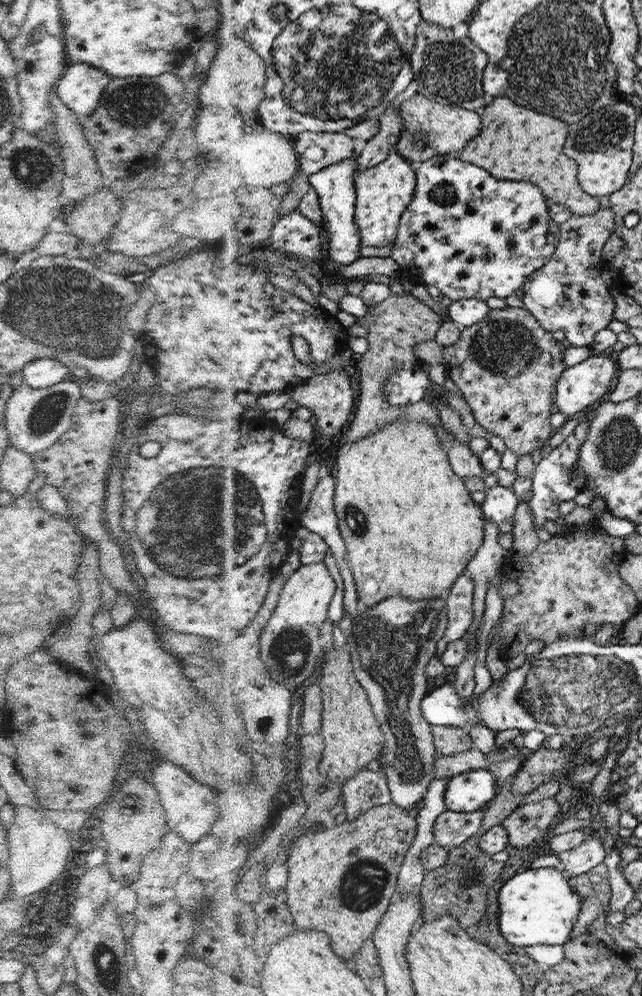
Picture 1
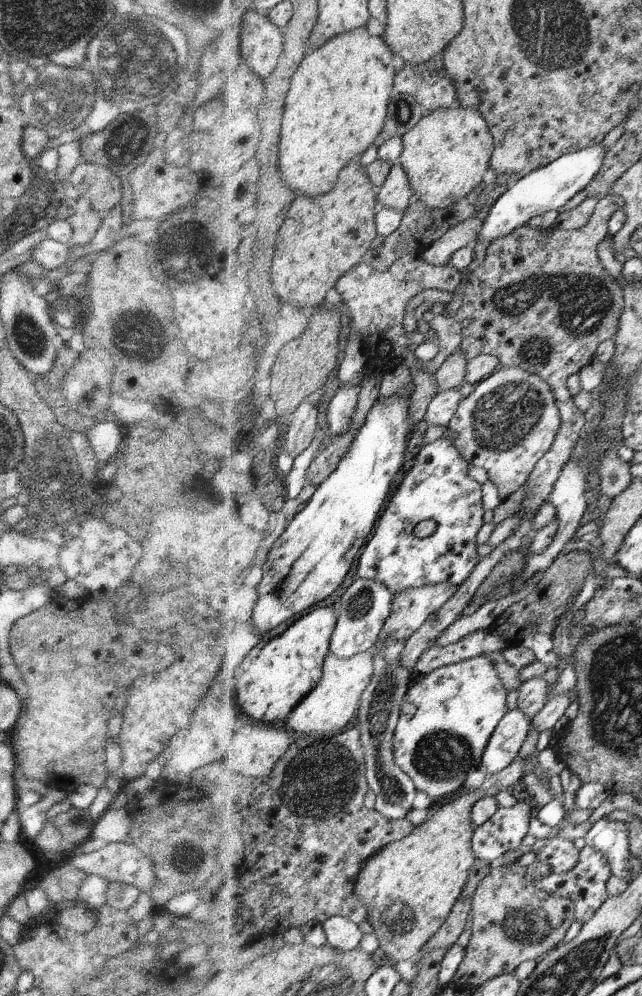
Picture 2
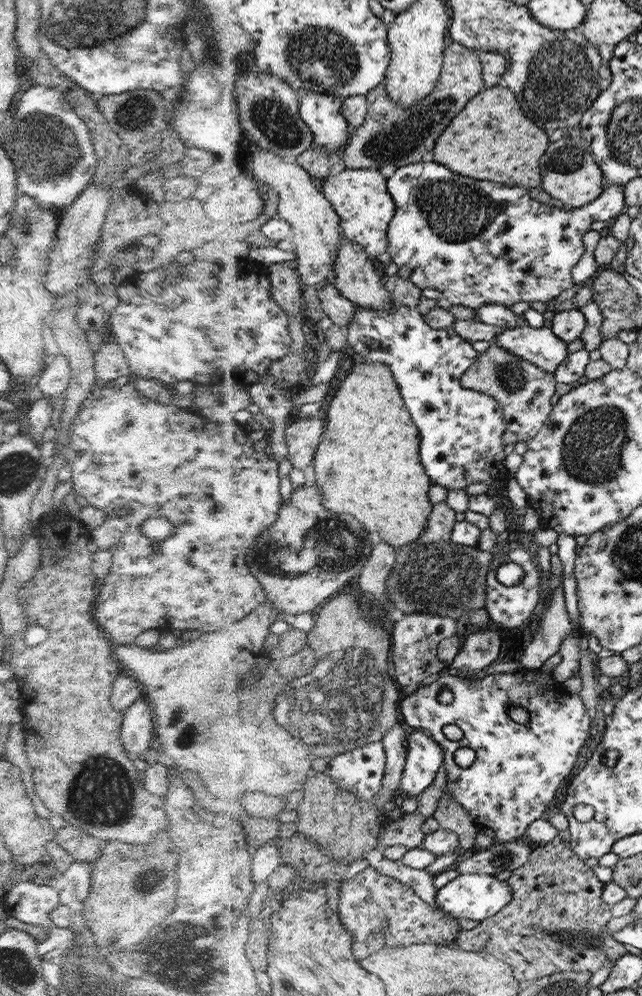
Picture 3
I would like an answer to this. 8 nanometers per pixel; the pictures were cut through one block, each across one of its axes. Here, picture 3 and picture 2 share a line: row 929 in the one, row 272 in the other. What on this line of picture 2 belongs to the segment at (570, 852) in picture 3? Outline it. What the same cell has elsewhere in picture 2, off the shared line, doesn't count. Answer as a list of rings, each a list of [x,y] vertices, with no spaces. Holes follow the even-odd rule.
[[[608,195],[598,201],[592,218],[580,230],[561,229],[556,225],[547,229],[524,225],[492,242],[483,263],[474,270],[474,274],[468,275],[467,280],[472,284],[468,292],[465,288],[466,304],[456,316],[463,326],[461,349],[466,352],[466,358],[471,361],[476,355],[494,355],[504,367],[519,366],[528,372],[536,372],[552,388],[562,392],[566,378],[586,366],[598,346],[619,331],[624,294],[615,278],[604,268],[599,257],[599,244],[608,233],[612,214],[622,210],[623,206],[621,196]]]

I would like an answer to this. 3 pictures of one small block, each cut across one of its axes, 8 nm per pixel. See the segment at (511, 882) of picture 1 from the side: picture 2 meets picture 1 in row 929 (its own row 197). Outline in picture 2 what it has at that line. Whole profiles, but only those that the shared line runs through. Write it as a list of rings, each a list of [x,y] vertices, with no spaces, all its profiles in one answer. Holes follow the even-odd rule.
[[[600,143],[577,150],[570,154],[561,156],[554,163],[537,168],[524,176],[522,180],[504,192],[492,206],[484,226],[478,232],[477,240],[484,240],[486,244],[492,244],[504,236],[508,236],[518,227],[528,225],[528,220],[541,216],[544,212],[560,212],[566,203],[580,191],[584,191],[591,180],[598,174],[600,167],[603,166],[604,154],[609,148],[600,146]]]

